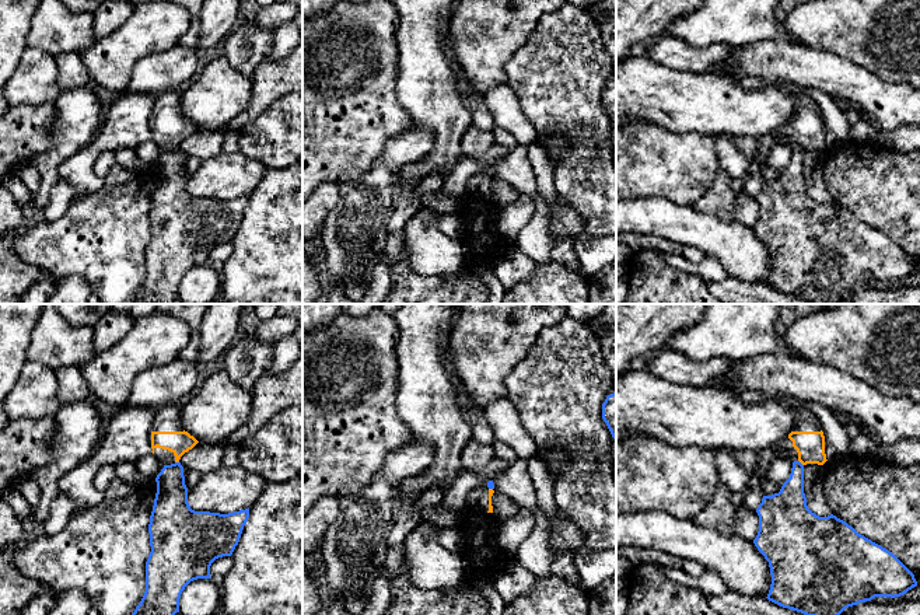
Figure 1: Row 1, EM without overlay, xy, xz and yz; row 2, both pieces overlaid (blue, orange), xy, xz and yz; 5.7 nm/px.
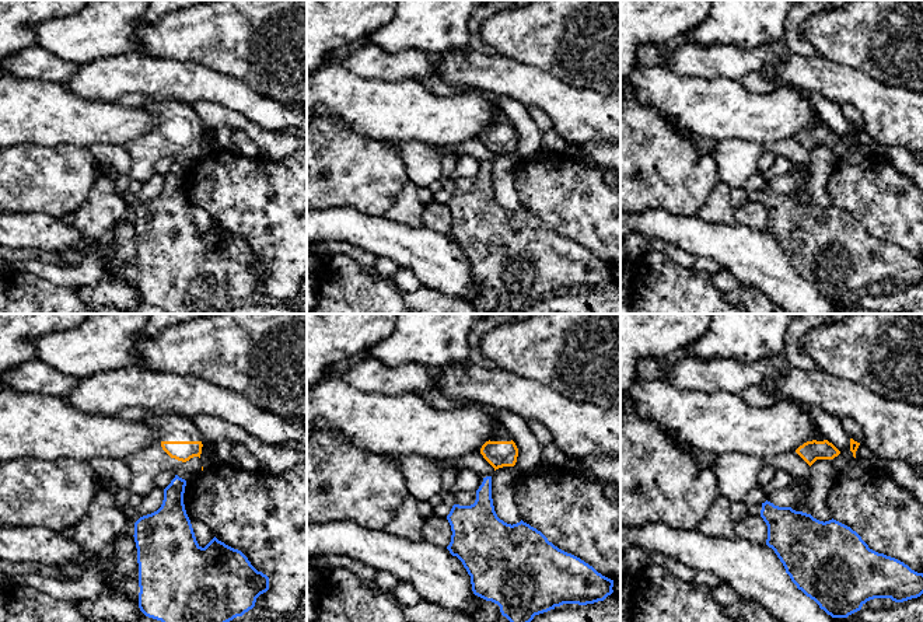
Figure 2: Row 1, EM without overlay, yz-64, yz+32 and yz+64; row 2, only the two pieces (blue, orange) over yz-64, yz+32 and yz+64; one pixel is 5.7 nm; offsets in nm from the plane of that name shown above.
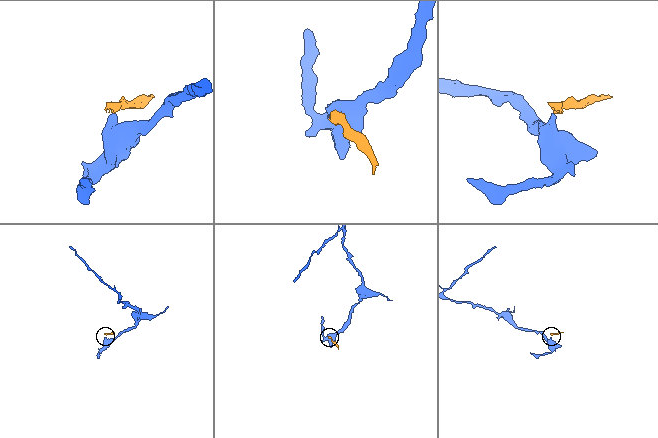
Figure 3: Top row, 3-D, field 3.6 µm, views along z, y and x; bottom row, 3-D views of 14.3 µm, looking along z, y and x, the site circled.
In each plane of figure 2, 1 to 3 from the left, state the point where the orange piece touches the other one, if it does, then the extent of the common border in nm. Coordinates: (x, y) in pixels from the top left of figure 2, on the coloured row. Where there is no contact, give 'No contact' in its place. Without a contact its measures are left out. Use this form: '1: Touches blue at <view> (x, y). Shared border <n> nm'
1: No contact
2: No contact
3: No contact

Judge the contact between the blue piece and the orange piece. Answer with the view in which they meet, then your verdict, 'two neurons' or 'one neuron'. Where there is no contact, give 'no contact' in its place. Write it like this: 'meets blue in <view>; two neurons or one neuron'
meets blue in yz; two neurons

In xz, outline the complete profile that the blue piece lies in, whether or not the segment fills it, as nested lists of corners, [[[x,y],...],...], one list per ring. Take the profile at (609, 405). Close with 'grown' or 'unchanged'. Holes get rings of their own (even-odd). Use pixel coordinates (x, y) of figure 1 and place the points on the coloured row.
[[[616,392],[608,395],[602,403],[602,419],[606,423],[612,437],[616,440]]]; unchanged

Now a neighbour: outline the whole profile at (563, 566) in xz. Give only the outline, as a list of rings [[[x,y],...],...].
[[[560,552],[552,563],[552,574],[569,580],[574,584],[580,584],[578,573],[574,565],[574,552]]]

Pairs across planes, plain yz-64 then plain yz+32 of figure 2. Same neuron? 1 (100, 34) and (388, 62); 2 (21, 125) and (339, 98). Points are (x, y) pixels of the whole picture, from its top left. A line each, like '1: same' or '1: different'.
1: different
2: same

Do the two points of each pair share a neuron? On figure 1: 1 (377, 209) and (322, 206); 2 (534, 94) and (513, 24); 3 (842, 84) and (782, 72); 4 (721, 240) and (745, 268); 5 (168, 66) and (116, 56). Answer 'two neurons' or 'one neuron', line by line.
1: two neurons
2: two neurons
3: one neuron
4: one neuron
5: two neurons

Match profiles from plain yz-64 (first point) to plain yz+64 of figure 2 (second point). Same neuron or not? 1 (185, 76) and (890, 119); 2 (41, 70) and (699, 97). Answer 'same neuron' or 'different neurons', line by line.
1: same neuron
2: different neurons

